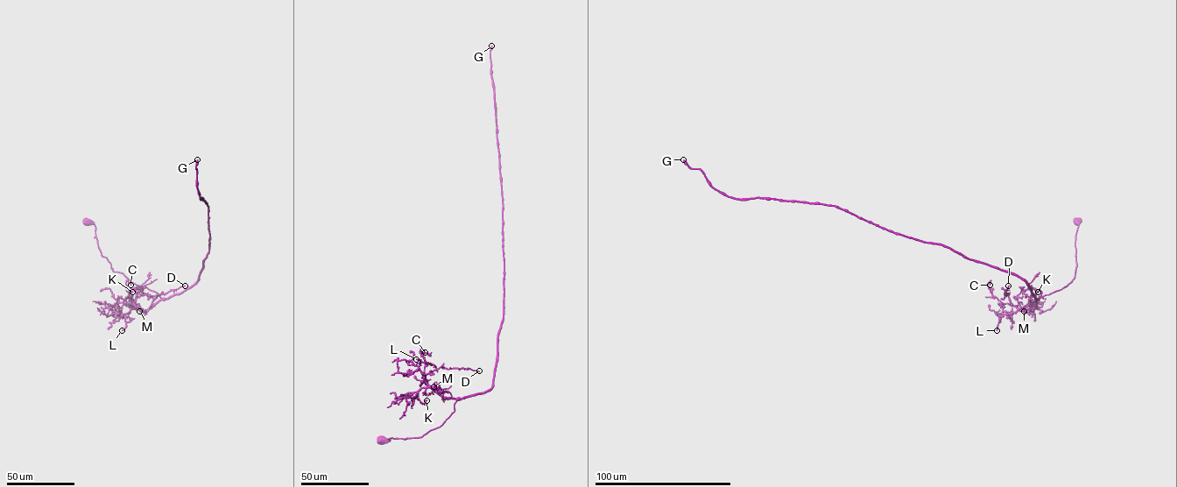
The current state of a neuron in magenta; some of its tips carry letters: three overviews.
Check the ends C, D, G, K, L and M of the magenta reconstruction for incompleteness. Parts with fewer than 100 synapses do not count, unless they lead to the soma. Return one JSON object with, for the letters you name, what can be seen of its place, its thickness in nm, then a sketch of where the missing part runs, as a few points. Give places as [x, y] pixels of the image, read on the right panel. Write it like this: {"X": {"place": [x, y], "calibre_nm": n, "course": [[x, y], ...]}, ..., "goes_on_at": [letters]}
{"G": {"place": [683, 159], "calibre_nm": 360}, "goes_on_at": ["G"]}

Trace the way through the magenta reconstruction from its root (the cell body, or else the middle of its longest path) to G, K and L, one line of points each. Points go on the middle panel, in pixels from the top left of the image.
G: (381, 439), (421, 437), (442, 424), (457, 400), (486, 392), (492, 385), (503, 318), (503, 258), (491, 45)
K: (381, 439), (421, 437), (442, 424), (457, 400), (422, 388), (418, 398), (423, 403), (426, 400)
L: (381, 439), (421, 437), (454, 411), (457, 400), (444, 398), (427, 384), (416, 359)

